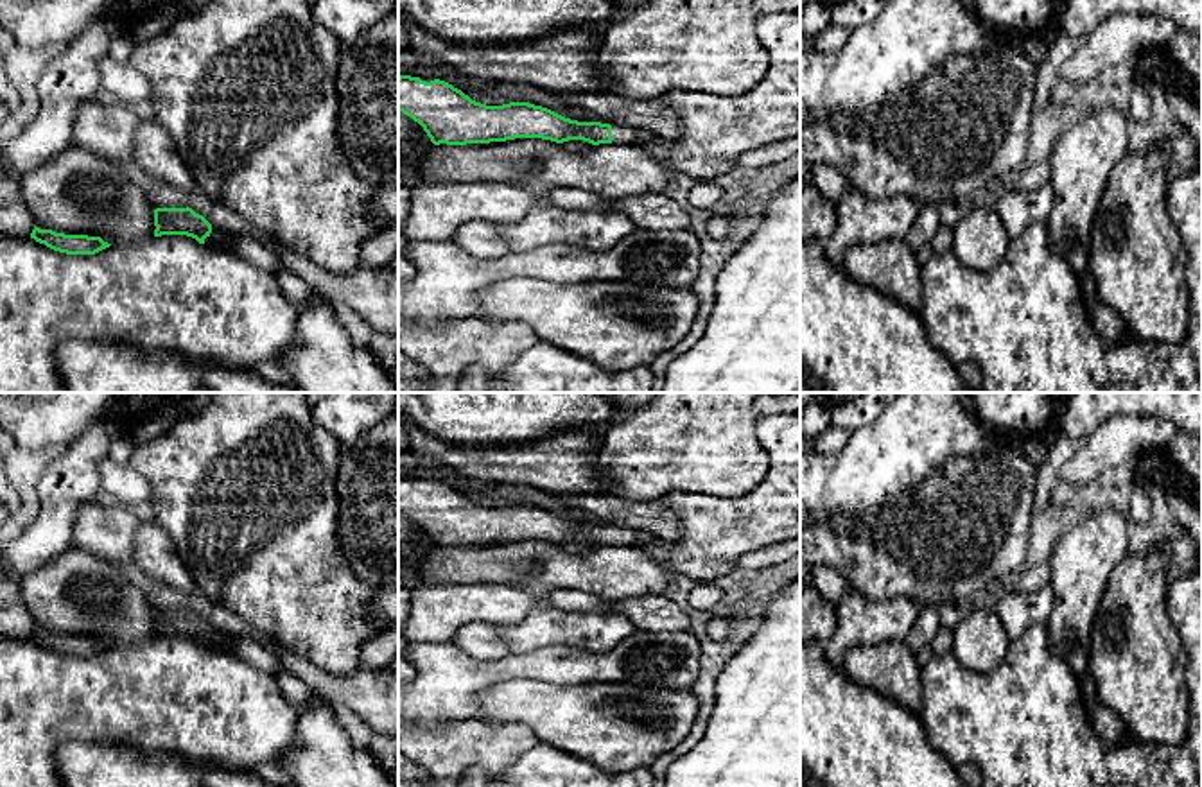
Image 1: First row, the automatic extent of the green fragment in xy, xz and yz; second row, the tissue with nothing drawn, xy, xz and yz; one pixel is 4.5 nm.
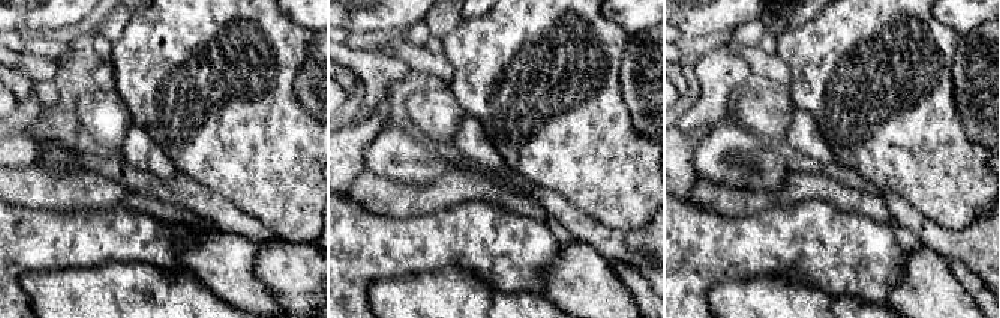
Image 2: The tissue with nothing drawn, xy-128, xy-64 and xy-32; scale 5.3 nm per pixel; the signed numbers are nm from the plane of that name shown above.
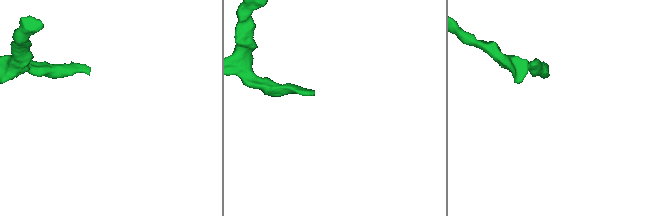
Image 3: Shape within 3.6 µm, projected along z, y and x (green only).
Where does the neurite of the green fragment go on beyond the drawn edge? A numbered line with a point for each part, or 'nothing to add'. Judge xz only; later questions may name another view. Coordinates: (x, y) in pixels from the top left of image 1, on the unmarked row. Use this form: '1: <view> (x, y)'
1: xz (619, 535)

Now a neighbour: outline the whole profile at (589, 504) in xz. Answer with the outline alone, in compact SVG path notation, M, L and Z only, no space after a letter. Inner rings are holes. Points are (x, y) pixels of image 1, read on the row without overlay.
M614 495L558 497L578 513L588 513L601 525L639 529L655 534L660 541L673 543L680 538L680 522L660 500L630 502Z

